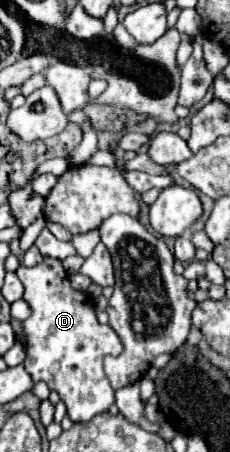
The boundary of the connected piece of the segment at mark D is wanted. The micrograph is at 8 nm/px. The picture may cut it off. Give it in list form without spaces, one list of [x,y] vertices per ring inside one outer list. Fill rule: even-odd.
[[[45,258],[33,268],[21,264],[17,276],[25,288],[23,298],[33,310],[23,322],[27,348],[27,358],[23,362],[25,370],[33,382],[43,380],[49,390],[59,394],[61,402],[67,406],[67,416],[73,422],[89,422],[95,414],[107,412],[115,402],[115,390],[103,372],[103,358],[121,354],[123,346],[119,336],[111,326],[97,322],[91,296],[71,288],[59,260]]]

